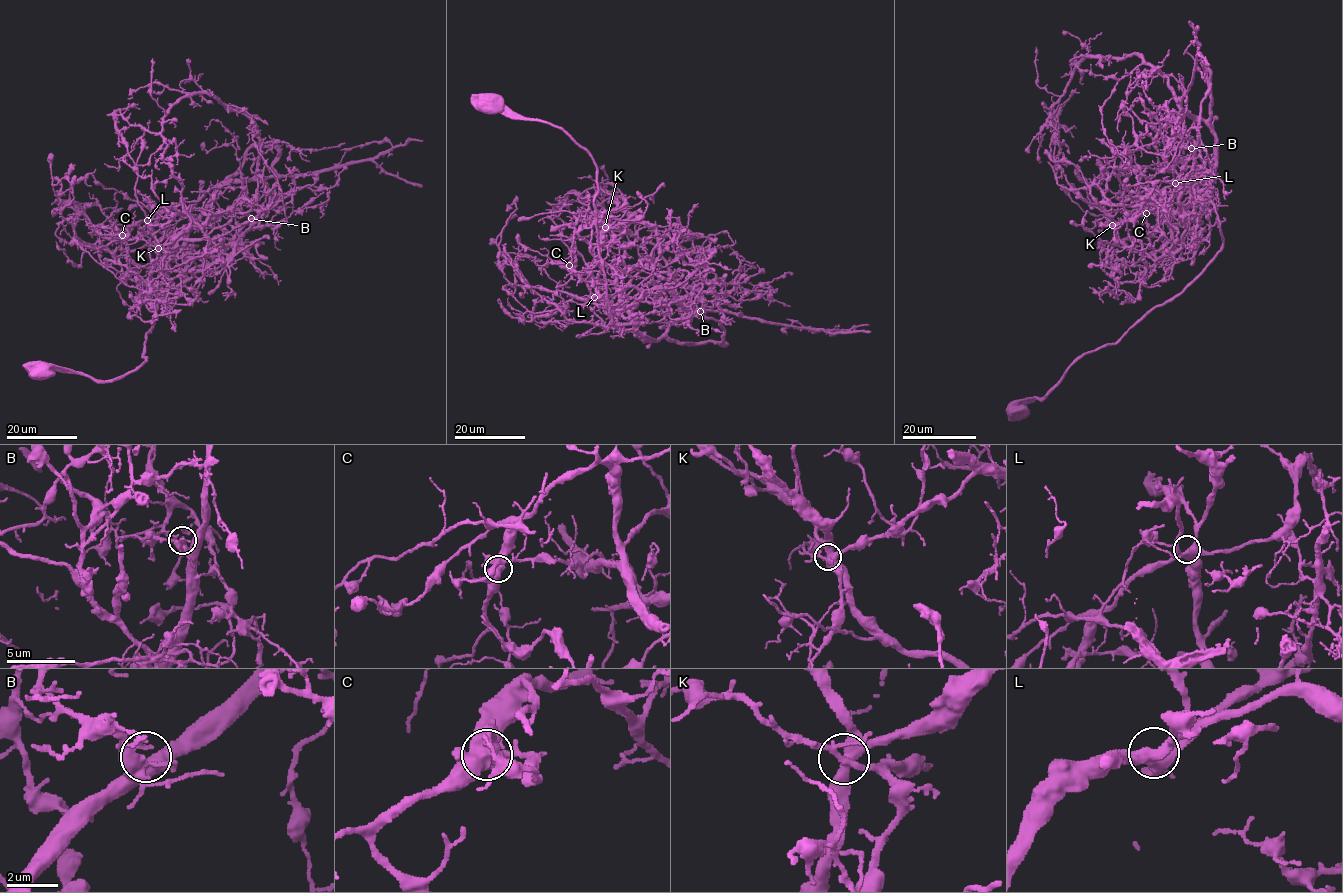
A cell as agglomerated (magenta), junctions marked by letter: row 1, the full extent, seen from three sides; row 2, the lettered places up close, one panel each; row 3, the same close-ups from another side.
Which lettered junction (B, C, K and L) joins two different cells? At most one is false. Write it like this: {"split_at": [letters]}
{"split_at": []}

